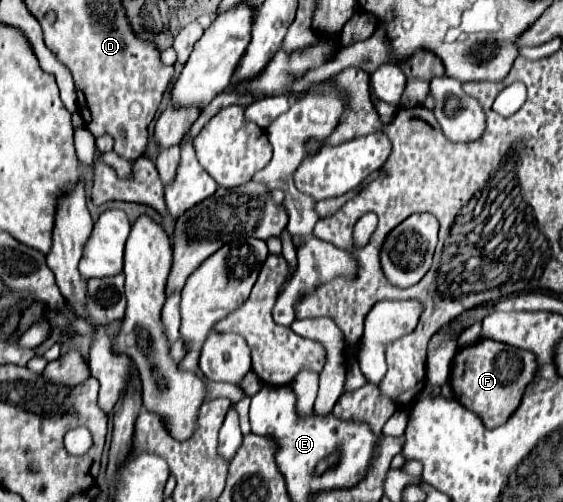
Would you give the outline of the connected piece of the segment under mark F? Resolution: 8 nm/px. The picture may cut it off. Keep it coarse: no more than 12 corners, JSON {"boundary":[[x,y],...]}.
{"boundary":[[483,338],[457,350],[455,400],[505,424],[533,380],[531,352]]}

